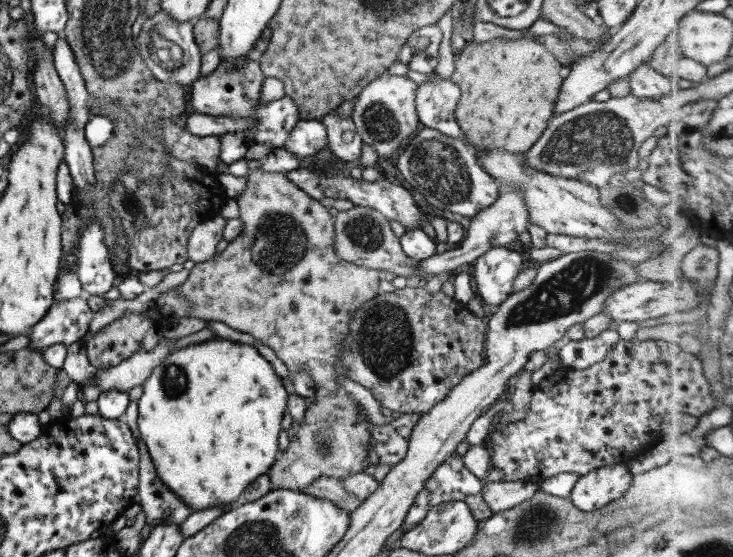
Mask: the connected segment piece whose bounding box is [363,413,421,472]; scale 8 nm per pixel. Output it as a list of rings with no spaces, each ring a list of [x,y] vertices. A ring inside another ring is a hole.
[[[402,414],[389,421],[387,426],[374,425],[367,418],[365,421],[372,440],[372,449],[366,452],[363,472],[372,471],[377,464],[395,466],[405,456],[411,429],[420,415]]]

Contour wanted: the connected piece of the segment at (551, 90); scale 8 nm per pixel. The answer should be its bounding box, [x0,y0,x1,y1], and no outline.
[450,38,563,154]

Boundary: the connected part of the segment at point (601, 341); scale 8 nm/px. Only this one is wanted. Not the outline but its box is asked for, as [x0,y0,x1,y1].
[558,329,619,370]

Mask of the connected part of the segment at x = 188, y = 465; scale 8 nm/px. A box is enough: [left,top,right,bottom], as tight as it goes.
[136,337,288,510]

